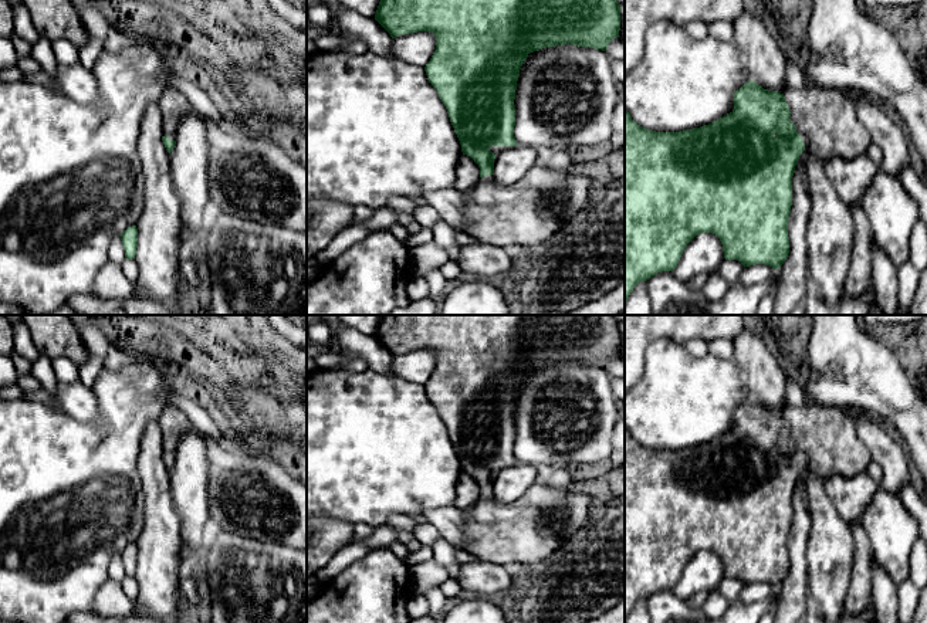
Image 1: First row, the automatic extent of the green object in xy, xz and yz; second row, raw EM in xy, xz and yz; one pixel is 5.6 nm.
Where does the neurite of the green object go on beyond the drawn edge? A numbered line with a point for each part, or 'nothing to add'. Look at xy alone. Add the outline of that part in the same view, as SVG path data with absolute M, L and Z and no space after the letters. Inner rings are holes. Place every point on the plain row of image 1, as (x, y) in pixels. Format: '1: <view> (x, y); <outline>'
1: xy (173, 423); M165 406L158 420L162 431L162 454L176 458L179 439L190 429L192 421L175 406Z

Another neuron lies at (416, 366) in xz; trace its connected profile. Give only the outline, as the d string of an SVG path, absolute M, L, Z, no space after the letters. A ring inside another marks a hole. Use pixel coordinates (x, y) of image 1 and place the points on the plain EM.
M429 349L402 352L392 356L393 376L424 386L436 368L436 353Z

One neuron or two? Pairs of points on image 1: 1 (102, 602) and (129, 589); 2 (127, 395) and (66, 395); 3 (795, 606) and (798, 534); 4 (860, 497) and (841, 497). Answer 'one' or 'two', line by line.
1: two
2: two
3: one
4: one

